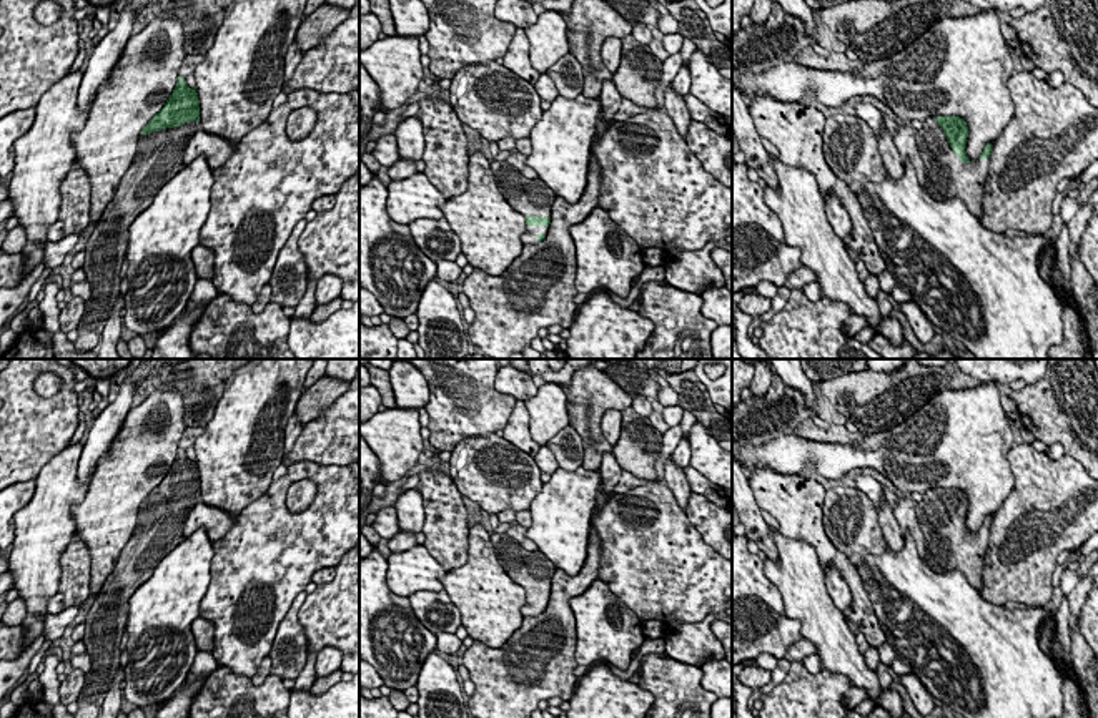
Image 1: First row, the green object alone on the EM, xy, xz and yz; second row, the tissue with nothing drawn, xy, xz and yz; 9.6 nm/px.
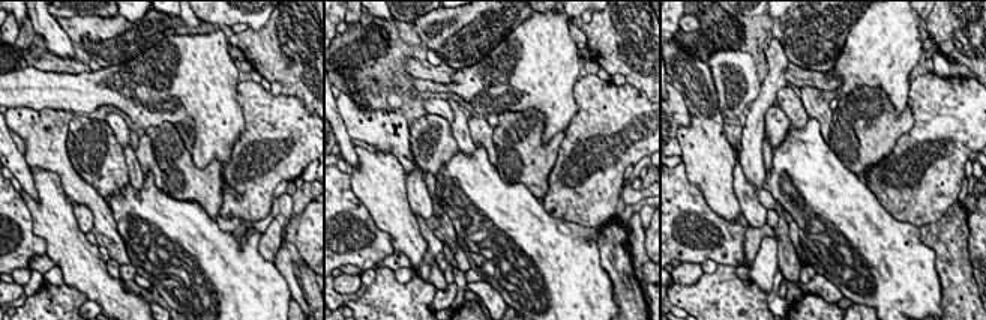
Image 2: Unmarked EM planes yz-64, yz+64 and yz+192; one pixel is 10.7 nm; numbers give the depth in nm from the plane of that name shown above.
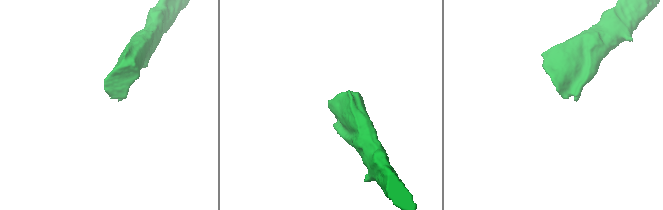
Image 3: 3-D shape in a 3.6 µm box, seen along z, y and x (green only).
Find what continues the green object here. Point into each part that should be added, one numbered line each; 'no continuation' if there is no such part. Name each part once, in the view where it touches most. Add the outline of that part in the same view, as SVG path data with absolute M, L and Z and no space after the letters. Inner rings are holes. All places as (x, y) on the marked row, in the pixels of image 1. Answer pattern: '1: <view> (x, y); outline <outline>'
1: yz (945, 177); outline M928 116L915 135L925 166L923 186L935 199L958 198L982 219L990 158L963 163L952 150L942 126Z

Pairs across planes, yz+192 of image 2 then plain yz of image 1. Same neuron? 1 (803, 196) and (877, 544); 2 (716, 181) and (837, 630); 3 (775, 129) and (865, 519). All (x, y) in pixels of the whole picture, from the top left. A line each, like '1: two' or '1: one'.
1: two
2: one
3: one

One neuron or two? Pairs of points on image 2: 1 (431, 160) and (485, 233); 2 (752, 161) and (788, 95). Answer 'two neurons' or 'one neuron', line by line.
1: two neurons
2: two neurons

